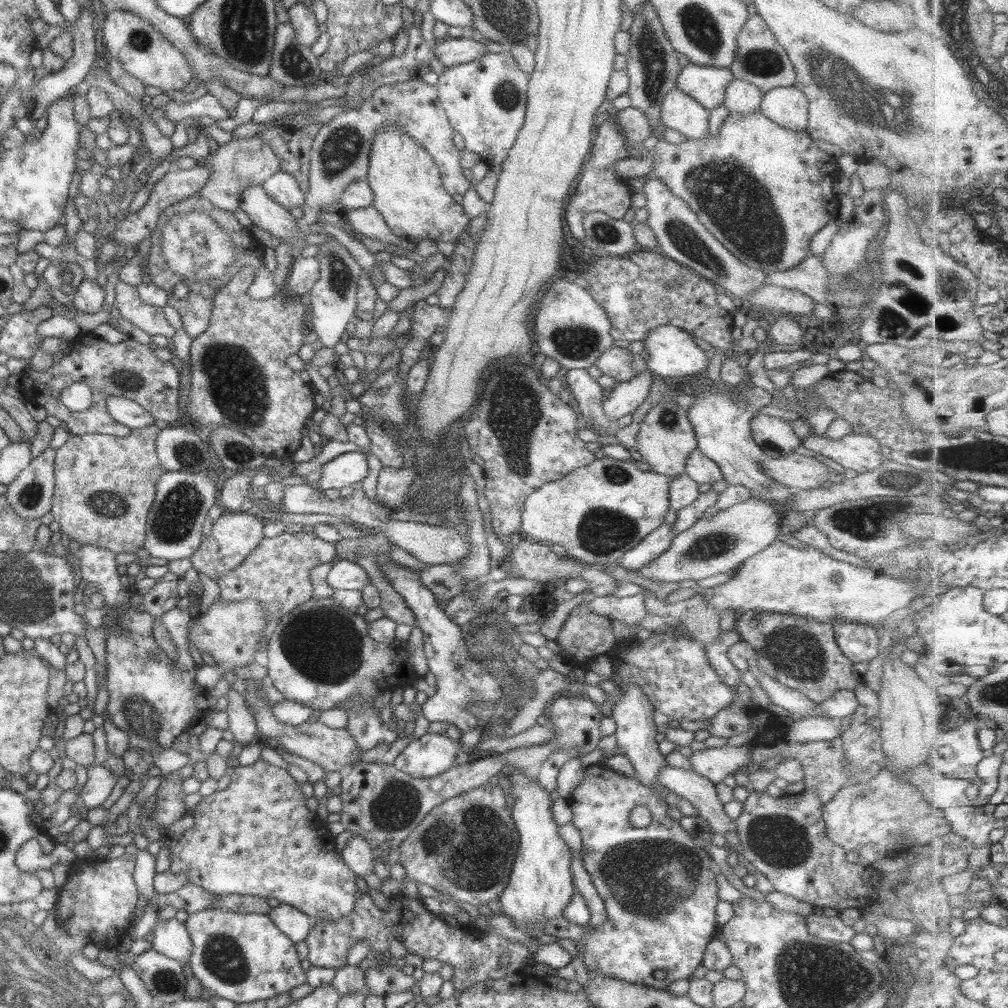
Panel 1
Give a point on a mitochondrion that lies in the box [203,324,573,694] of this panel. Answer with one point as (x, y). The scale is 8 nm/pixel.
(321, 645)

